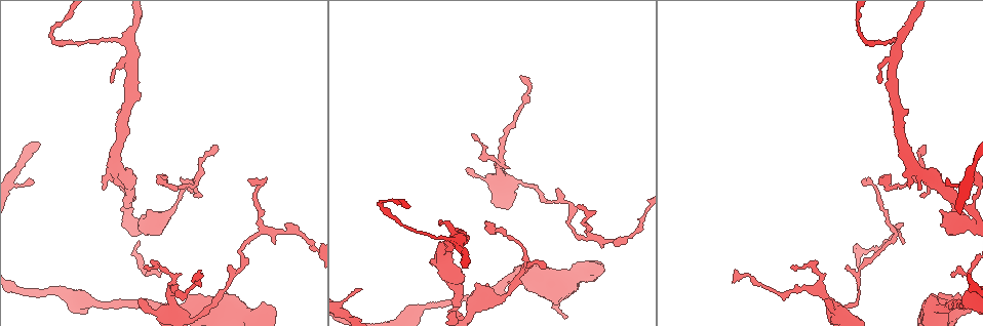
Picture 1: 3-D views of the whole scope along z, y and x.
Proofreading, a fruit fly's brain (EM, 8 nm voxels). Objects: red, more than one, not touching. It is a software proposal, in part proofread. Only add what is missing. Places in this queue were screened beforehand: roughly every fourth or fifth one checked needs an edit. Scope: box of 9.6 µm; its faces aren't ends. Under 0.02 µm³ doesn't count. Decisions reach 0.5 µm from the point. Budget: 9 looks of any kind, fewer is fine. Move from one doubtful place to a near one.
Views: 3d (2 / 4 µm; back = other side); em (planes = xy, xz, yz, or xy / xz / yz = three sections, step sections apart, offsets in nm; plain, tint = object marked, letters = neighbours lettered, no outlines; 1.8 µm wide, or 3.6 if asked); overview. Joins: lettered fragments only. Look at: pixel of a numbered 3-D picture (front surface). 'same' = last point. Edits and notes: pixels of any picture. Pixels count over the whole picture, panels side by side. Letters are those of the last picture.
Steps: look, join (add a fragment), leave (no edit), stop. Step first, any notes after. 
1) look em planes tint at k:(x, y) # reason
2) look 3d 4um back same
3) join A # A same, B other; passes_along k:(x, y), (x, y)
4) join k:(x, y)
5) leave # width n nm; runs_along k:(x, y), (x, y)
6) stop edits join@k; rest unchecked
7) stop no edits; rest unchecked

look em 3.6um planes letters at 1:(214, 146) # branch stops here

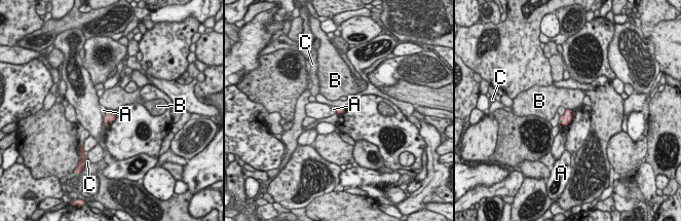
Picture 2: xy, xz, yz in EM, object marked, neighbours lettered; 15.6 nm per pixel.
leave # A other, B other, C other; border 2:(106, 108), (114, 111); none of them fits

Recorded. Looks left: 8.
look 3d 4um at 1:(920, 188) # stops while still wide

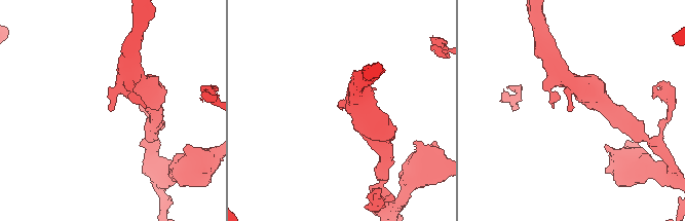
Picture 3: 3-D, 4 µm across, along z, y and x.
look em yz step 4 letters at 3:(568, 111) # shape alone is not enough

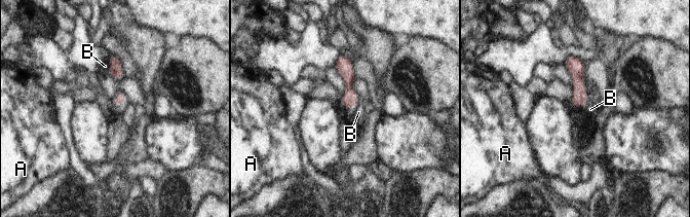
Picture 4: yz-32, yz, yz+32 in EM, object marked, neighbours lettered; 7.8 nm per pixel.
leave # A other, B other; border 4:(111, 55), (110, 72); none of them fits

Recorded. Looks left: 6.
look em planes letters at 1:(172, 206) # calibre changes

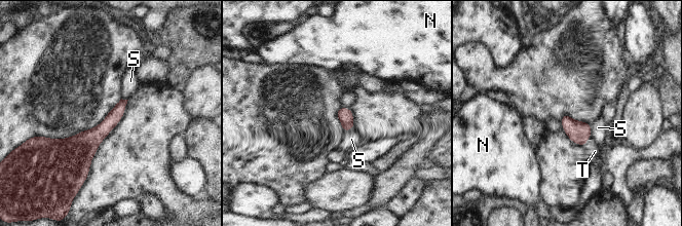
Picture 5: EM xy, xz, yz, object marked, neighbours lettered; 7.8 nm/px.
join T # N other, S other, T same; passes_along 5:(578, 132), (585, 141), (595, 151); the neuron continues

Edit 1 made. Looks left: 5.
look overview

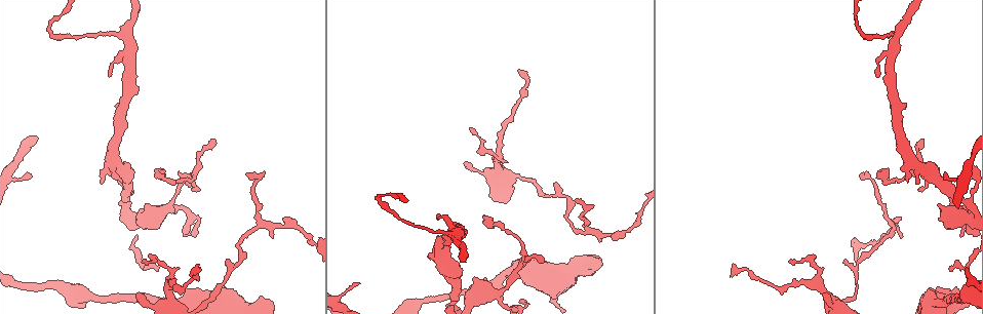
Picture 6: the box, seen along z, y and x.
look em planes tint at 6:(827, 295)

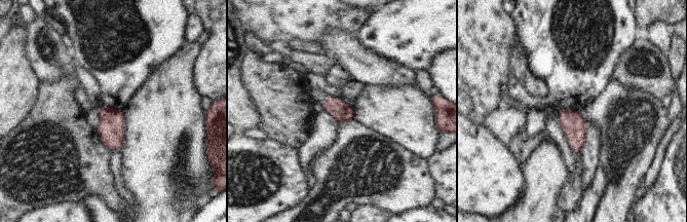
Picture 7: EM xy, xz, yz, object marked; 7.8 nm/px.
look em planes letters same # see the neighbours

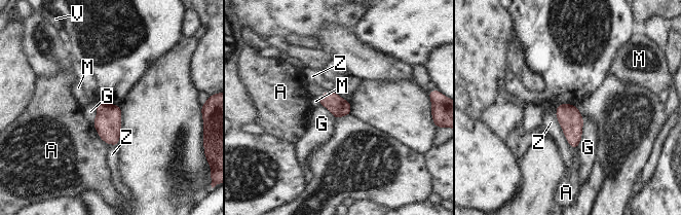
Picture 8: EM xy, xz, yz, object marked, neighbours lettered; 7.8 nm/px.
join V # A other, G other, M other, V same, Z other; it goes on there

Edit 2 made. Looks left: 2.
stop edits join@5, join@8; rest unchecked

